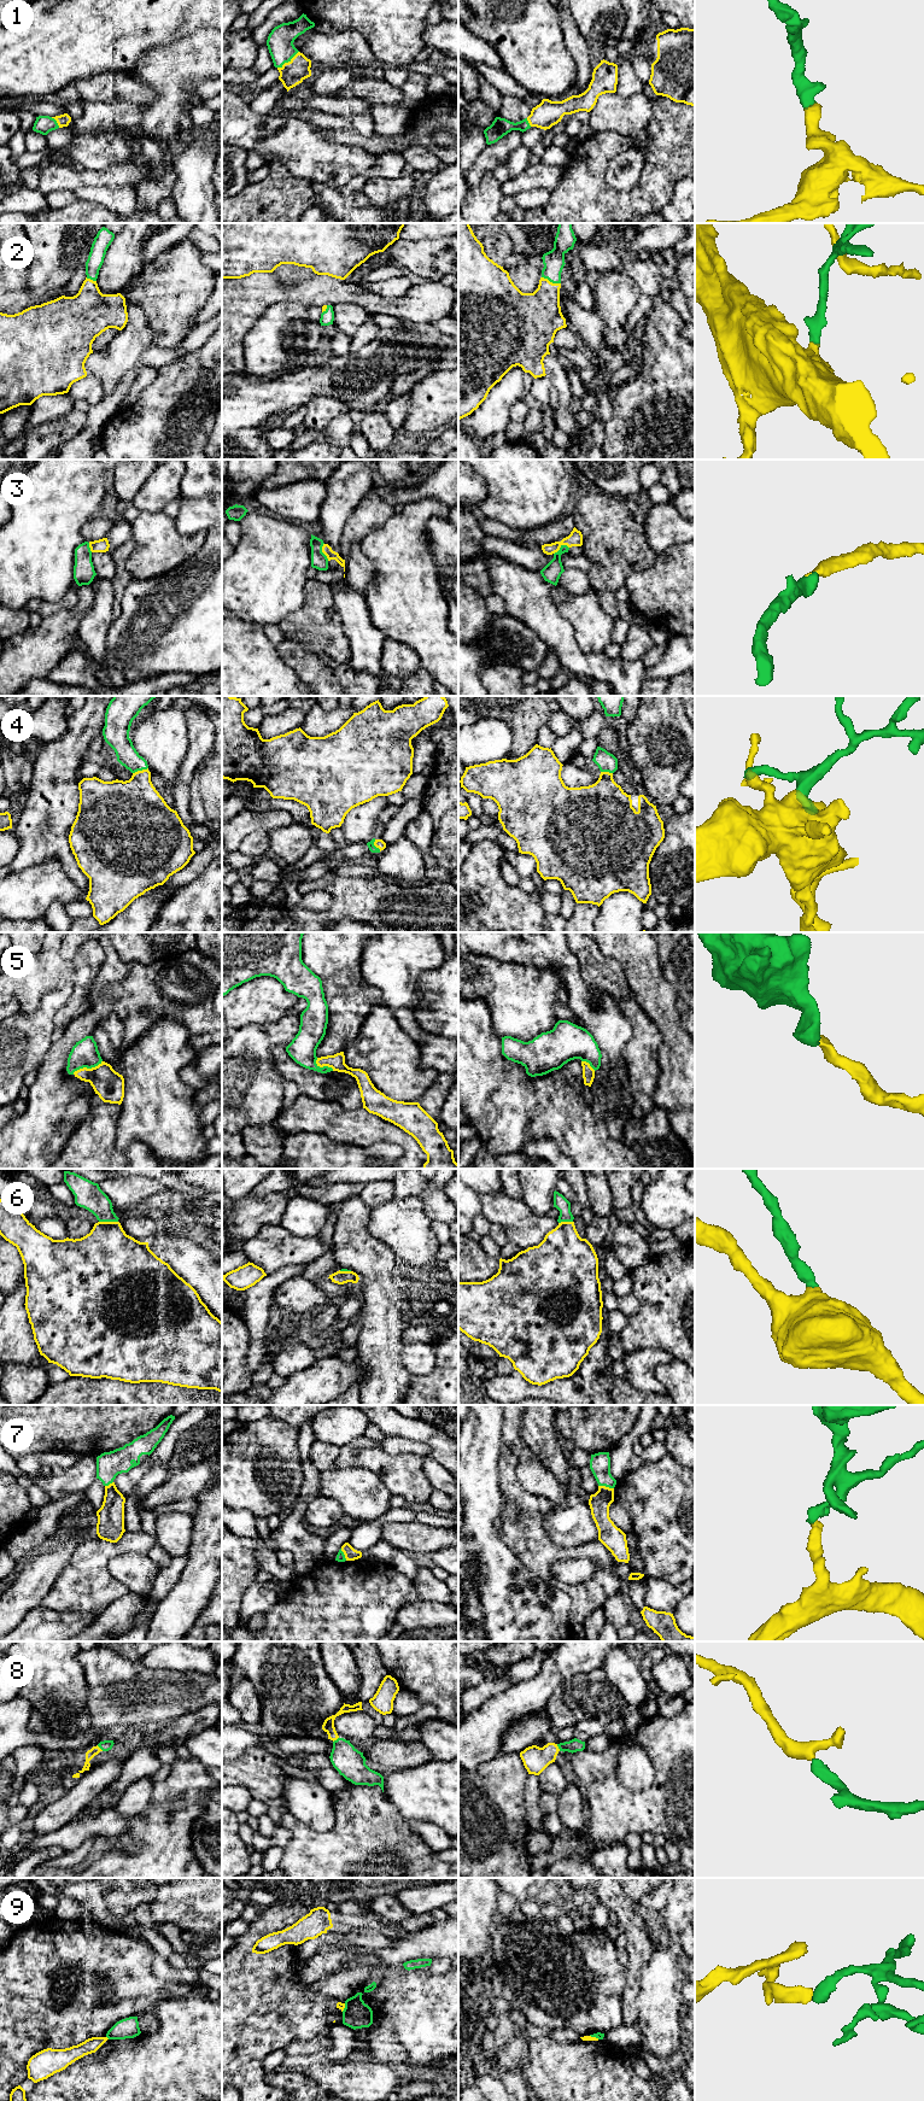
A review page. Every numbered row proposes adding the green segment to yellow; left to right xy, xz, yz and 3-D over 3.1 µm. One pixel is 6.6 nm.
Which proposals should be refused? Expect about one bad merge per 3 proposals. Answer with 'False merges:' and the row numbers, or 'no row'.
False merges: 9

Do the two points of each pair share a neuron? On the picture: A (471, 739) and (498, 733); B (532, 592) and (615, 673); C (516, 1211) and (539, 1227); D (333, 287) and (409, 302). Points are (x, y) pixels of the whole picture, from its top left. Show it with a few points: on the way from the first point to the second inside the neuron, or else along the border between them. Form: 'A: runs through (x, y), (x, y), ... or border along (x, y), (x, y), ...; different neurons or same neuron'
A: runs through (478, 739), (491, 739); same neuron
B: runs through (544, 618), (562, 642), (590, 667); same neuron
C: runs through (522, 1217), (533, 1227); same neuron
D: runs through (352, 294), (374, 304), (390, 304); same neuron

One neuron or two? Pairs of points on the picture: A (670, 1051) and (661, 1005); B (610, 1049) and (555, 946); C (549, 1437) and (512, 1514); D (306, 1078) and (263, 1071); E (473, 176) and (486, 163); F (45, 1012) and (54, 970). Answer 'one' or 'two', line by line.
A: one
B: one
C: two
D: two
E: one
F: two

